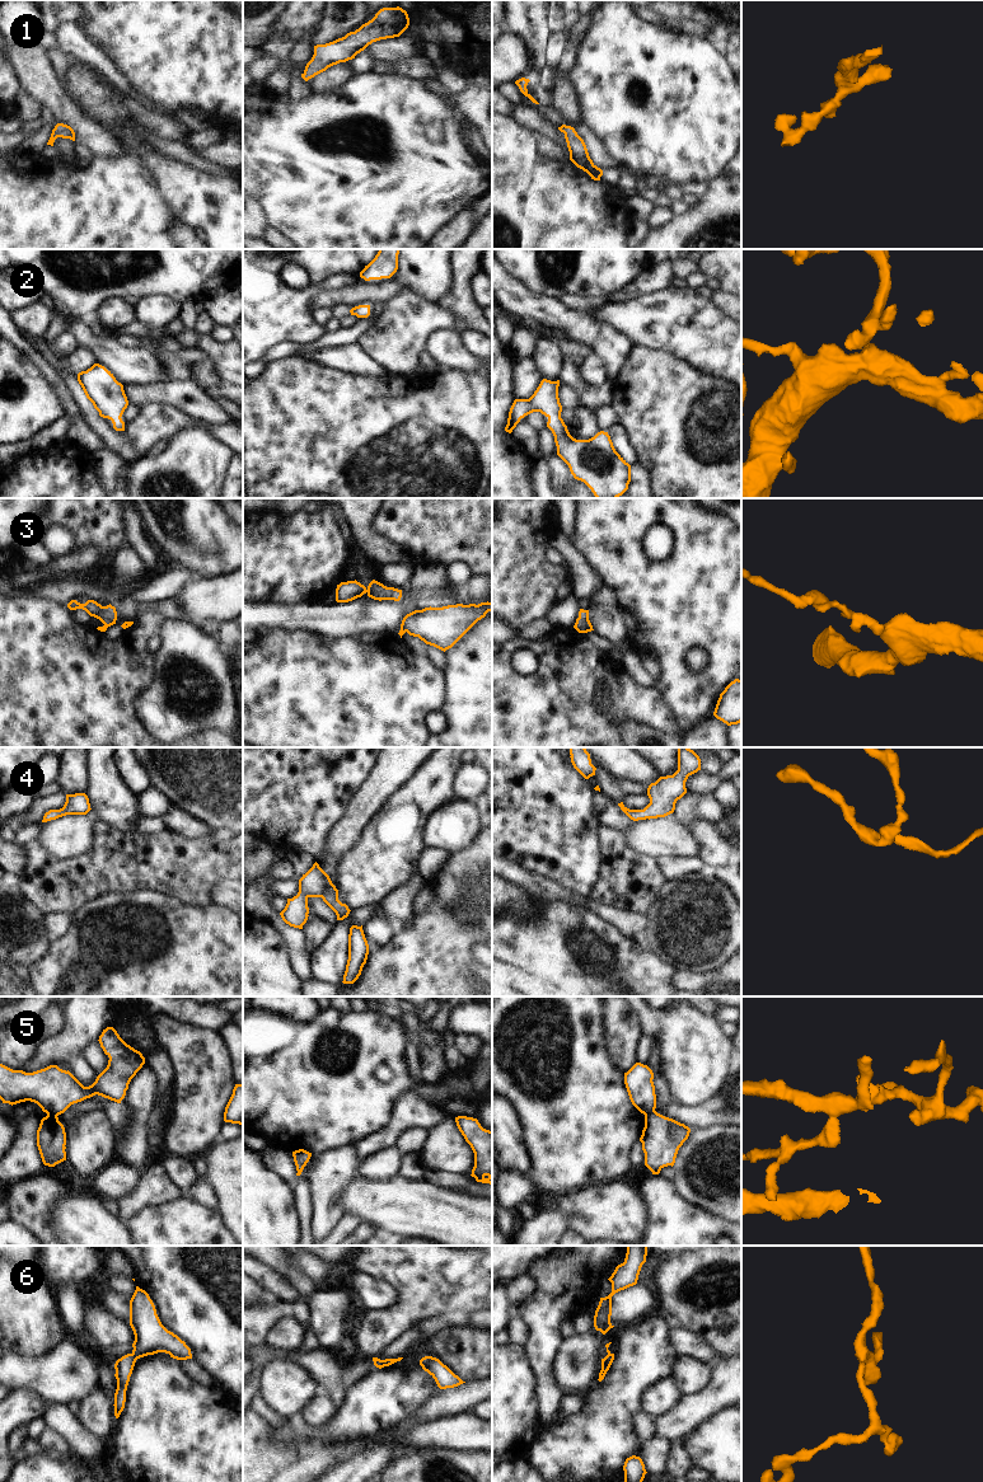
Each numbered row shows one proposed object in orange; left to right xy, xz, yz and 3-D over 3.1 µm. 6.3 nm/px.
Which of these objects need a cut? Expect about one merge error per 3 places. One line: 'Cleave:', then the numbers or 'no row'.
Cleave: 5

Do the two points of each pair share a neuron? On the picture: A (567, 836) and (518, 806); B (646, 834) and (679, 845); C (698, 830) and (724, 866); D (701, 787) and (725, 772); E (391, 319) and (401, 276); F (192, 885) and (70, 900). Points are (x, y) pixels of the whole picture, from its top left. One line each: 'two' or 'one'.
A: one
B: one
C: one
D: one
E: two
F: one

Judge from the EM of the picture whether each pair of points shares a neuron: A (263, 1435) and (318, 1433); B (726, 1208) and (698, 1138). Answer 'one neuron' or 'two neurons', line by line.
A: two neurons
B: one neuron

